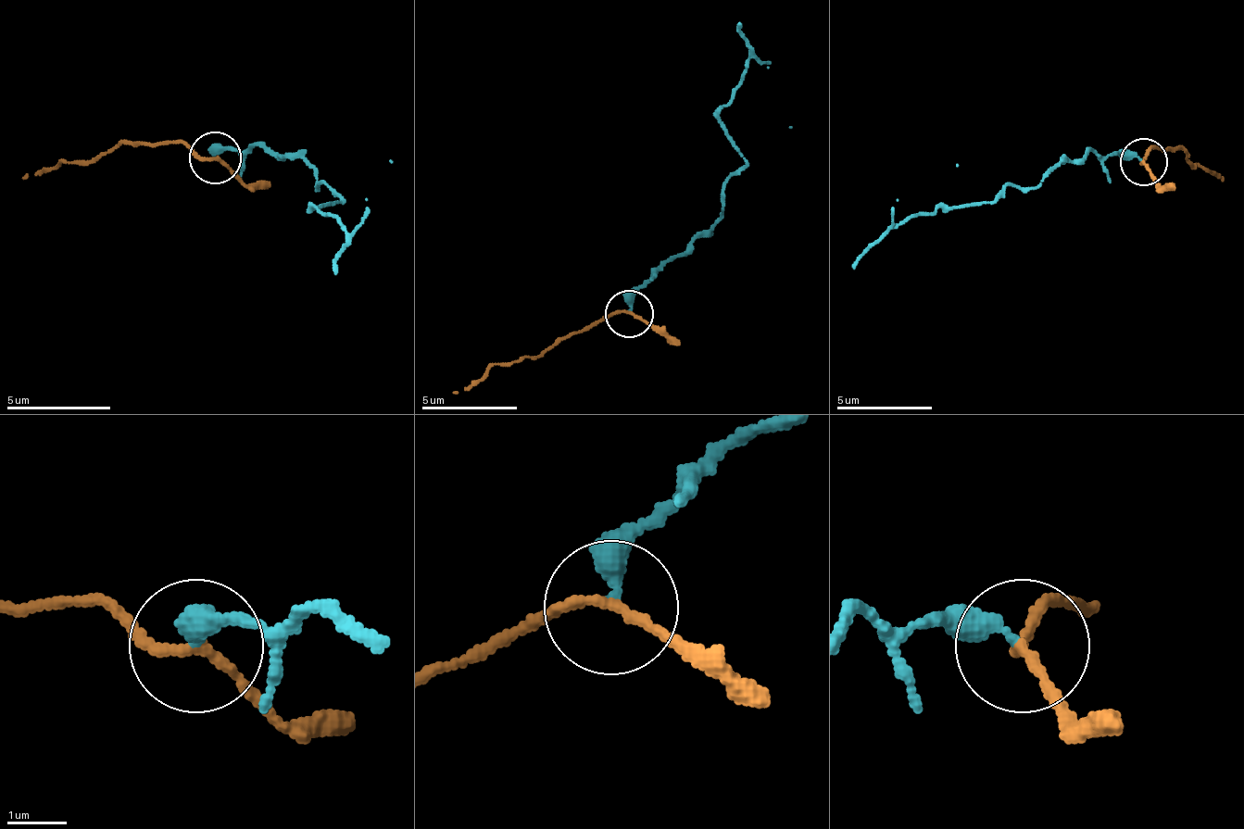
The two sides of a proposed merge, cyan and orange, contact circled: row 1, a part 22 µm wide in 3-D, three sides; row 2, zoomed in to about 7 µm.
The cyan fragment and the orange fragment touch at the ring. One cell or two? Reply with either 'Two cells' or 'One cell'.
Two cells

